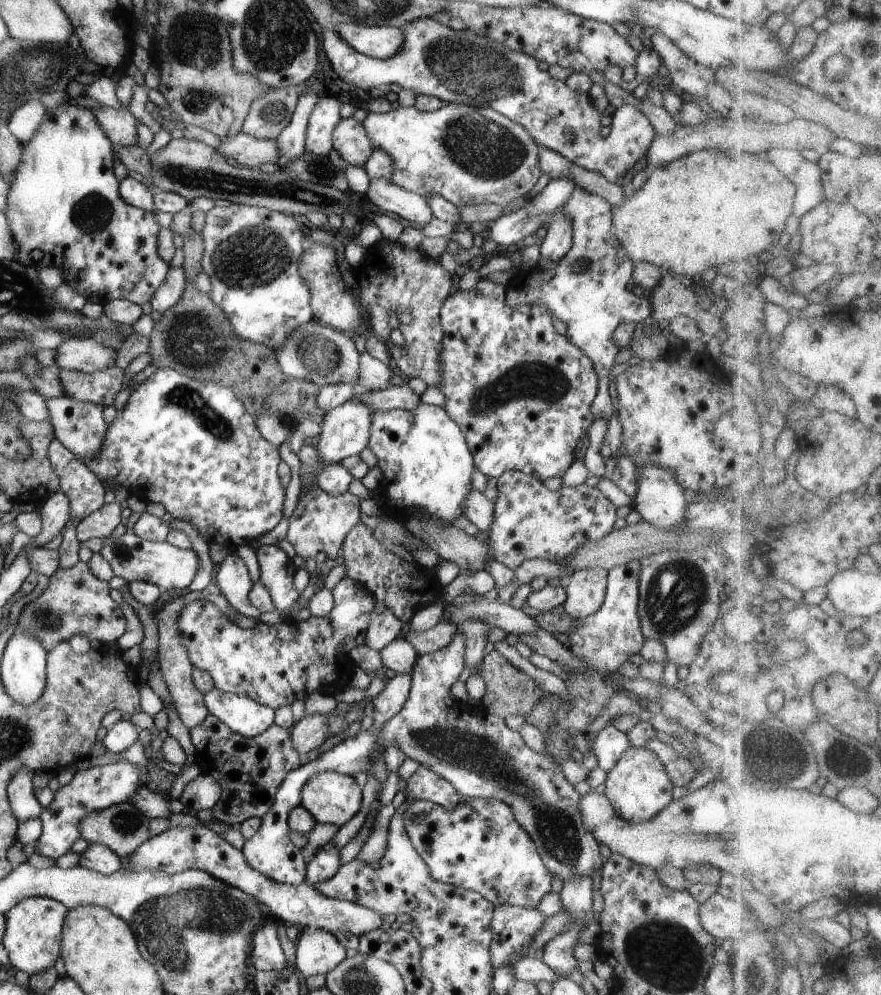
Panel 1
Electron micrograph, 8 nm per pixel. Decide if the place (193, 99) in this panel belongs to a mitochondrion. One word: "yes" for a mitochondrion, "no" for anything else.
yes

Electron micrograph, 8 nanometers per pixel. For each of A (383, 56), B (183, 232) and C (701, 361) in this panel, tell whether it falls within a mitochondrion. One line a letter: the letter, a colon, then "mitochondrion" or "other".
A: other
B: other
C: other

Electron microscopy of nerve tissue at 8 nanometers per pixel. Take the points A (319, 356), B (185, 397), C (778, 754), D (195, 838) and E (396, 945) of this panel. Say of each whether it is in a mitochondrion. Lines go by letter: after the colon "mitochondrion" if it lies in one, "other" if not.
A: mitochondrion
B: mitochondrion
C: mitochondrion
D: other
E: other

